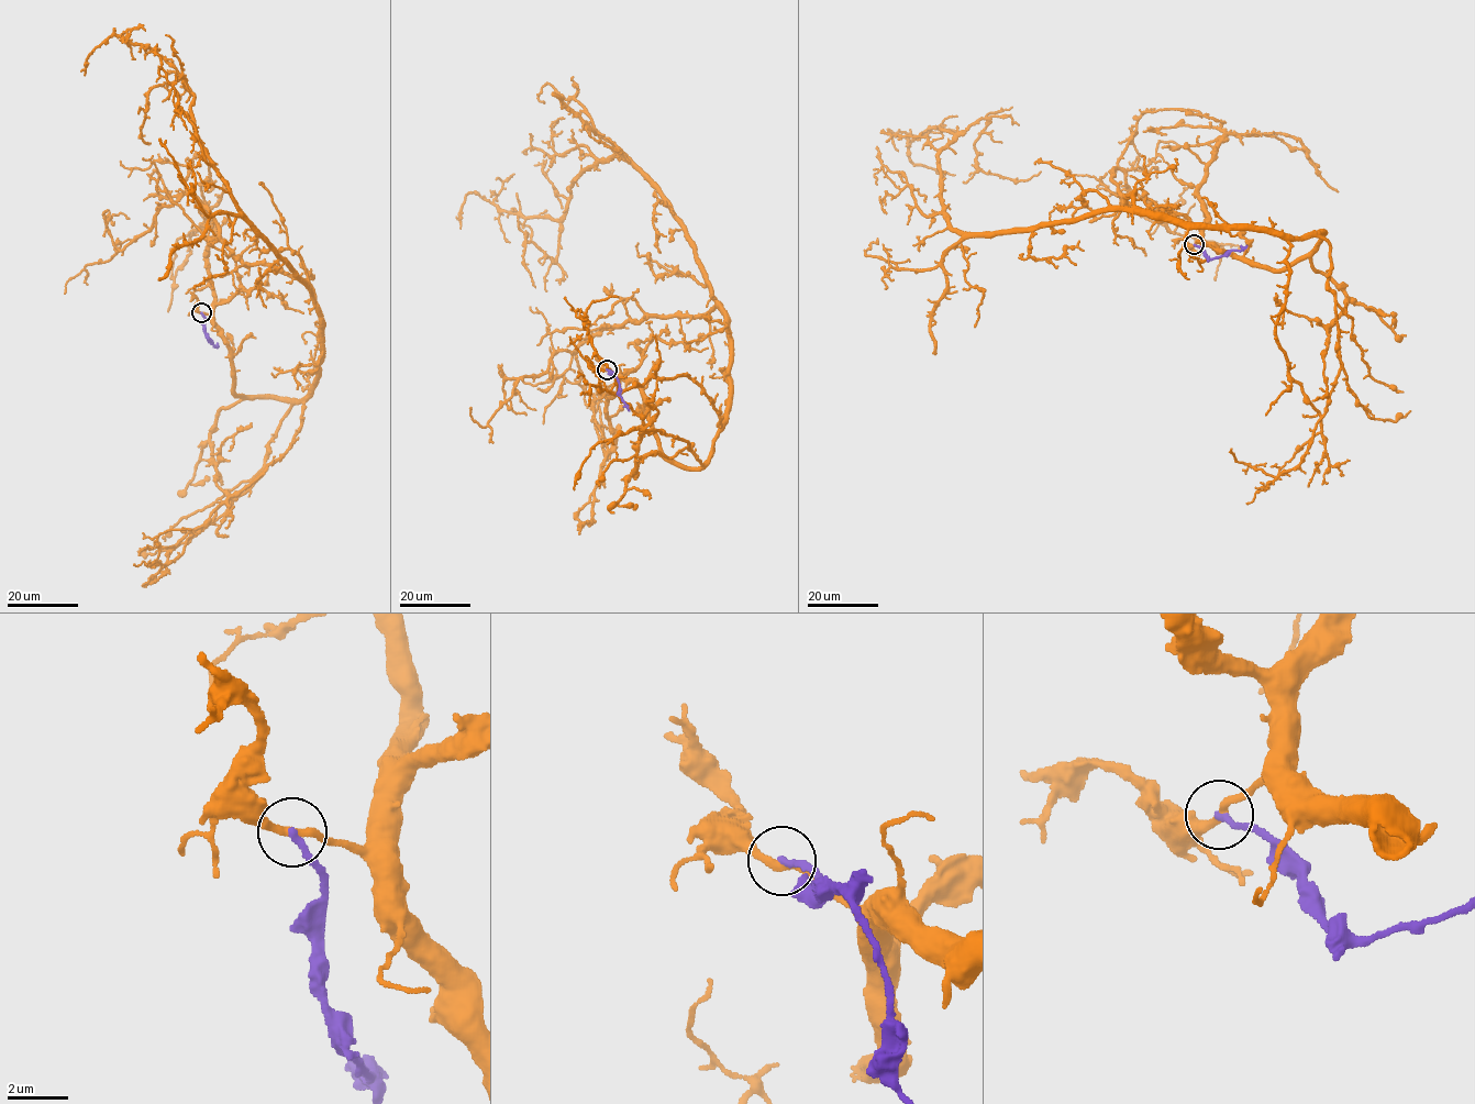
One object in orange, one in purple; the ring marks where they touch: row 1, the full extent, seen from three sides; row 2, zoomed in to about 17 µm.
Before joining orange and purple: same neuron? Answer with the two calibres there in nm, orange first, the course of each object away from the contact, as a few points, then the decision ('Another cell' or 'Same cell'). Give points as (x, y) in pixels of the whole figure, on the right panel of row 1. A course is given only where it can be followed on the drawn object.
Thickness 260 nm (orange) against 200 nm. Course of orange: (1195, 244), (1285, 269), (1323, 231), (1111, 210), (952, 228), (938, 151), (980, 119), (979, 167), (1041, 172). Course of purple: (1195, 244), (1211, 258), (1248, 245). Another cell

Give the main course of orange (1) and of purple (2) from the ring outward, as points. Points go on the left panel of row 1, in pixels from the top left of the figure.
1: (201, 312), (234, 396), (309, 394), (311, 290), (231, 195), (181, 77), (147, 95), (151, 143)
2: (201, 312), (203, 331), (215, 348), (219, 346)

